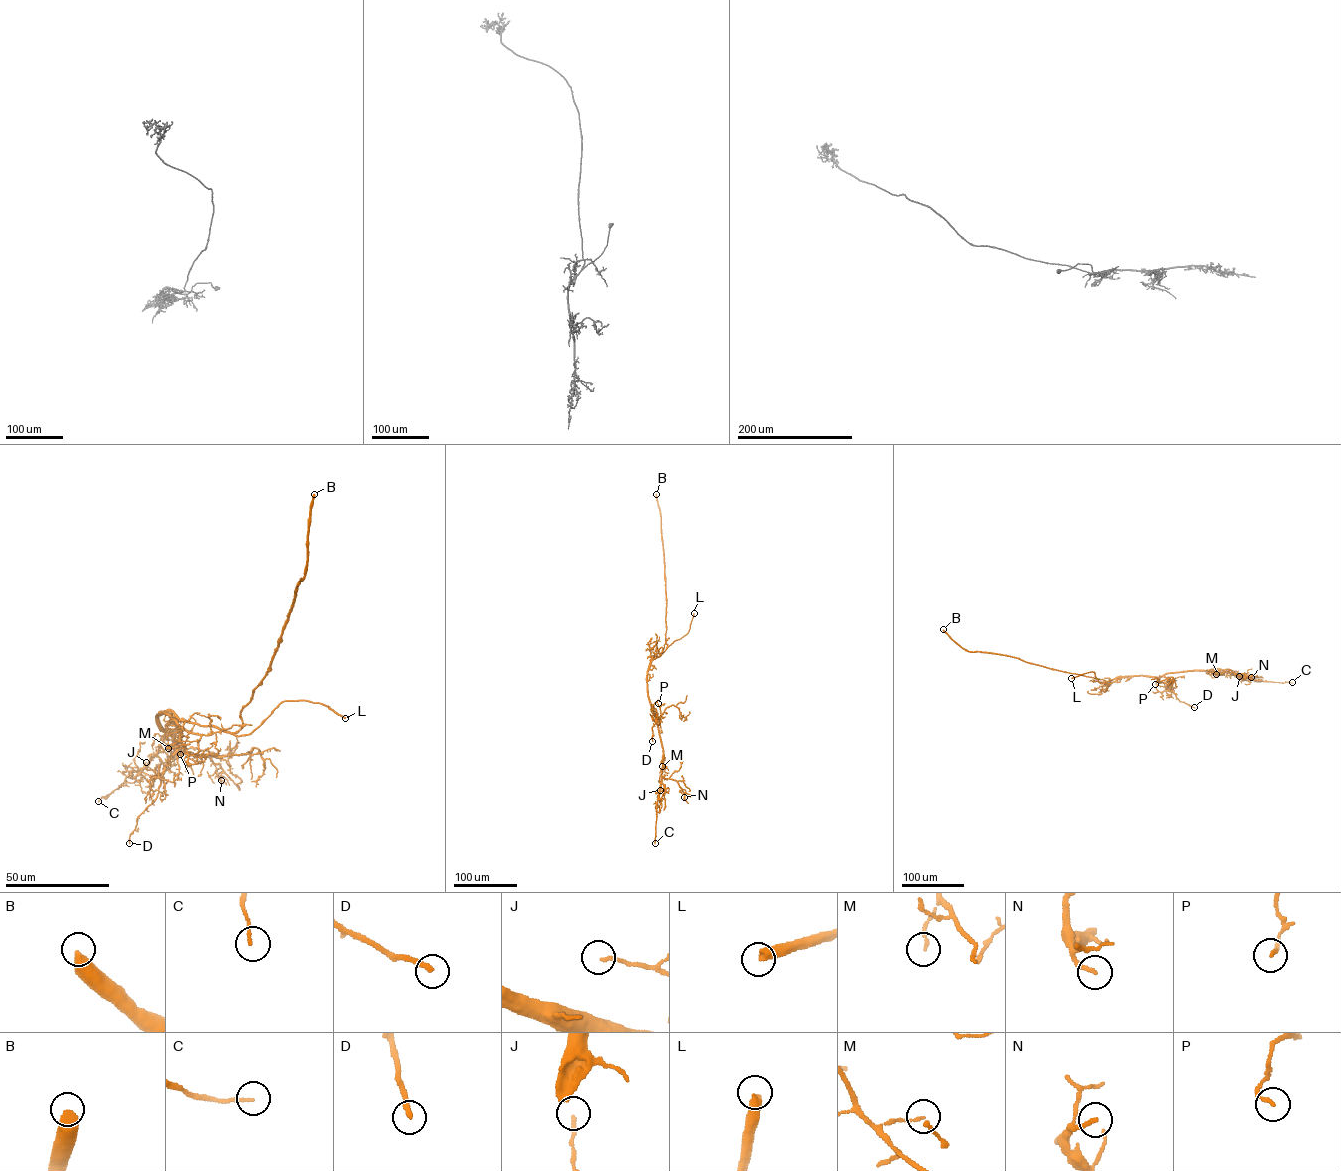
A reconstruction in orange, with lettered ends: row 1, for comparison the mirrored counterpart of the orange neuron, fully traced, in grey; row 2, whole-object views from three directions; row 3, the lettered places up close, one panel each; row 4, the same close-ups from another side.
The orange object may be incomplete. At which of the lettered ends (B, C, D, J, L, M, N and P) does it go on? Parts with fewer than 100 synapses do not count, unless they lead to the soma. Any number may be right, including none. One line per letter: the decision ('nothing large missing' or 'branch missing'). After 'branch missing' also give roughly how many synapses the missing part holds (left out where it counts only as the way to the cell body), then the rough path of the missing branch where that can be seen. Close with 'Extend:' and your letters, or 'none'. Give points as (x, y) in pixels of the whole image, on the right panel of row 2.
B: branch missing; 950 synapses
C: nothing large missing
D: nothing large missing
J: nothing large missing
L: branch missing; course (1071, 678), (1058, 679)
M: nothing large missing
N: nothing large missing
P: nothing large missing
Extend: B, L

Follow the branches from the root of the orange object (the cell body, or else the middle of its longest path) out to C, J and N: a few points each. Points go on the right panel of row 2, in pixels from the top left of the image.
C: (1111, 679), (1218, 669), (1246, 680), (1292, 682)
J: (1111, 679), (1218, 669), (1239, 676)
N: (1111, 679), (1218, 669), (1251, 677)

